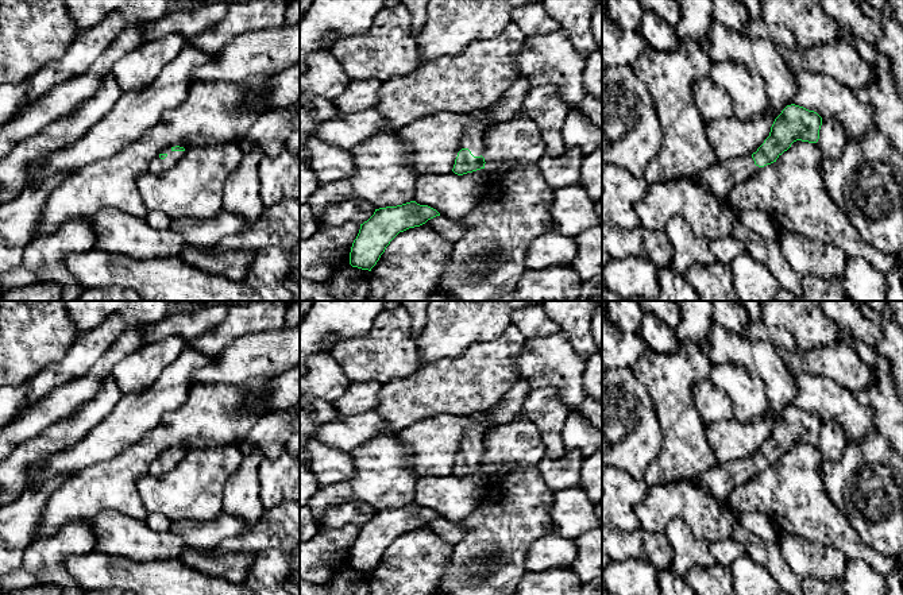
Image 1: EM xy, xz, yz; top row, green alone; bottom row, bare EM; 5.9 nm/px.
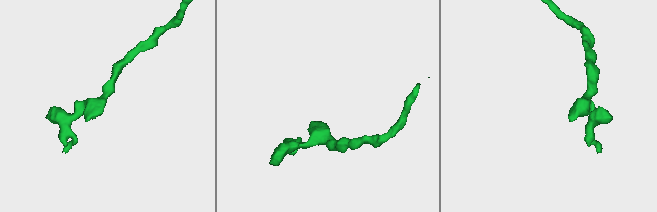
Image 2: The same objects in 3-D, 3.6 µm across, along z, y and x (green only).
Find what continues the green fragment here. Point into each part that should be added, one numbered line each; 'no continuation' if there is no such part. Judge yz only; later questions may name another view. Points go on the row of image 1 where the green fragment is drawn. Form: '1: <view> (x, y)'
1: yz (720, 178)

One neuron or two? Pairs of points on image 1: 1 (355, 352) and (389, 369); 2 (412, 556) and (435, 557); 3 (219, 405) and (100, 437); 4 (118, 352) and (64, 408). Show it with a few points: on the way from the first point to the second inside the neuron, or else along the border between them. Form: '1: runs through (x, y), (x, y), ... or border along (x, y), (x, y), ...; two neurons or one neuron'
1: runs through (363, 358), (378, 358), (381, 360); one neuron
2: runs through (417, 556), (423, 560), (429, 557); one neuron
3: border along (185, 402), (168, 412), (135, 441); two neurons
4: runs through (104, 366), (76, 394); one neuron

